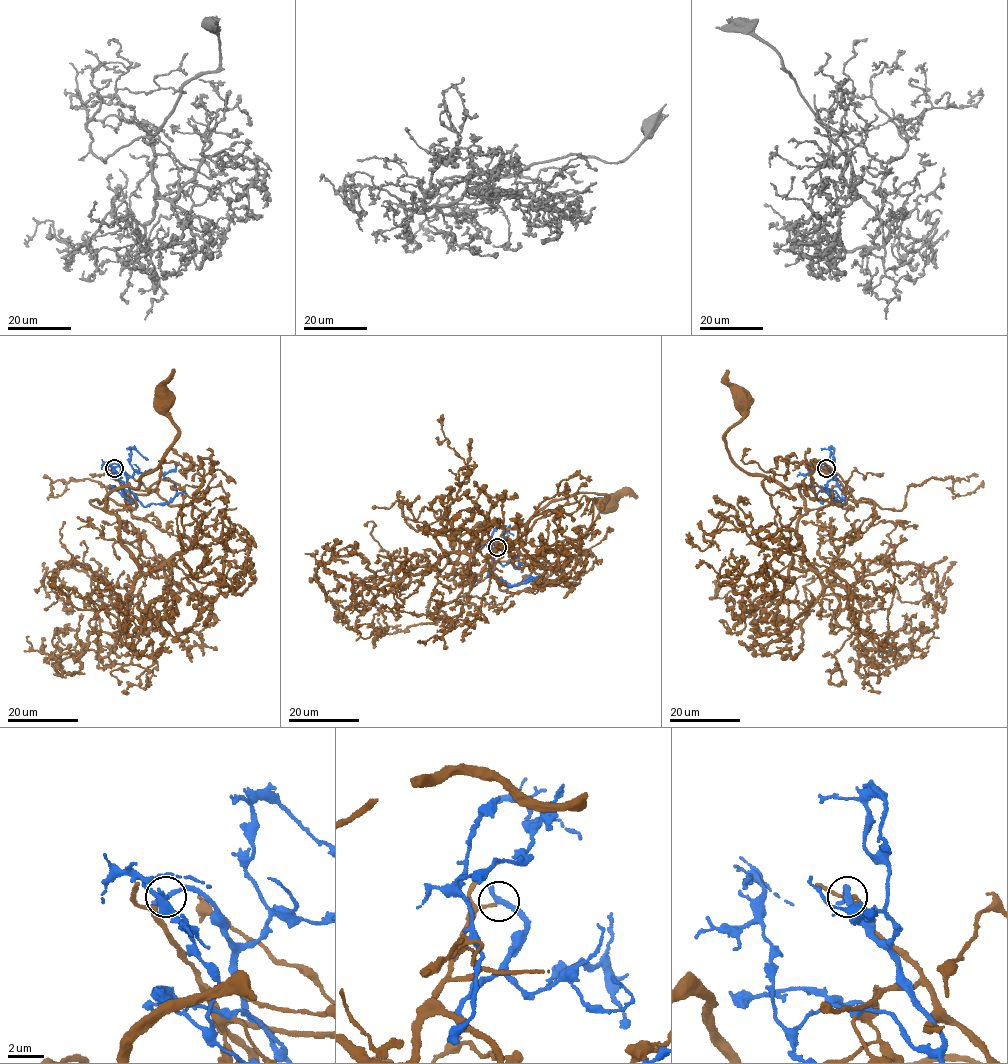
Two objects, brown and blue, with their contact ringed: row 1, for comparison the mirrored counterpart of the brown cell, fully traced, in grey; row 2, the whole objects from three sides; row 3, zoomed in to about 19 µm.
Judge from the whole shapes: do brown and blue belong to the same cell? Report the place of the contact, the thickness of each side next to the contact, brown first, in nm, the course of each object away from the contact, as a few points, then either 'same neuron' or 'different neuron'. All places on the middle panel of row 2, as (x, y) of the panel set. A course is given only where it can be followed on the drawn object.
place (497, 547); calibres 190 and 360 nm; course brown (497, 548), (480, 578), (447, 578), (460, 536), (479, 524), (520, 526), (579, 493), (609, 506); course blue (497, 547), (502, 553), (488, 571), (490, 576), (510, 585), (543, 576); different neuron

